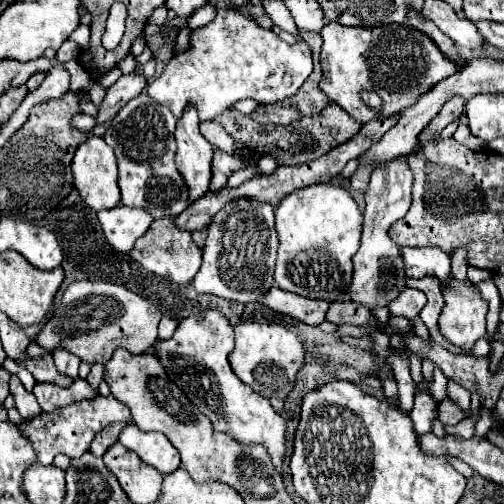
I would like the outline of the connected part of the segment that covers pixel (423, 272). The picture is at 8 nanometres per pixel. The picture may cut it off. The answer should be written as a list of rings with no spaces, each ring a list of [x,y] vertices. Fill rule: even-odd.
[[[402,247],[404,271],[408,277],[420,279],[436,275],[438,279],[450,275],[450,257],[436,247]]]

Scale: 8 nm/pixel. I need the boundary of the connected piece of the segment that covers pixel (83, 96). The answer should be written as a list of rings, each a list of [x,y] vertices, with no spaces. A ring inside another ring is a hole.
[[[74,91],[76,95],[78,95],[78,107],[80,107],[80,113],[86,113],[86,115],[96,115],[96,107],[94,107],[94,103],[92,103],[92,99],[90,99],[90,95],[88,93],[84,93],[84,91]]]

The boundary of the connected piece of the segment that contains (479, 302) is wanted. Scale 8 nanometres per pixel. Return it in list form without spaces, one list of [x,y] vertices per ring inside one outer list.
[[[452,281],[444,293],[444,309],[438,321],[440,333],[464,351],[470,351],[476,339],[486,335],[488,303],[480,297],[478,289],[466,281]]]

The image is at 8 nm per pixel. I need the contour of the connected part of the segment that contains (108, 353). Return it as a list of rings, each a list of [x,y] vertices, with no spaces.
[[[76,281],[64,291],[60,307],[54,309],[48,323],[36,335],[36,343],[46,351],[56,347],[70,349],[84,363],[106,363],[118,347],[128,349],[130,353],[144,353],[158,337],[160,319],[162,311],[152,305],[150,299],[134,295],[134,291],[124,285],[108,281]]]

